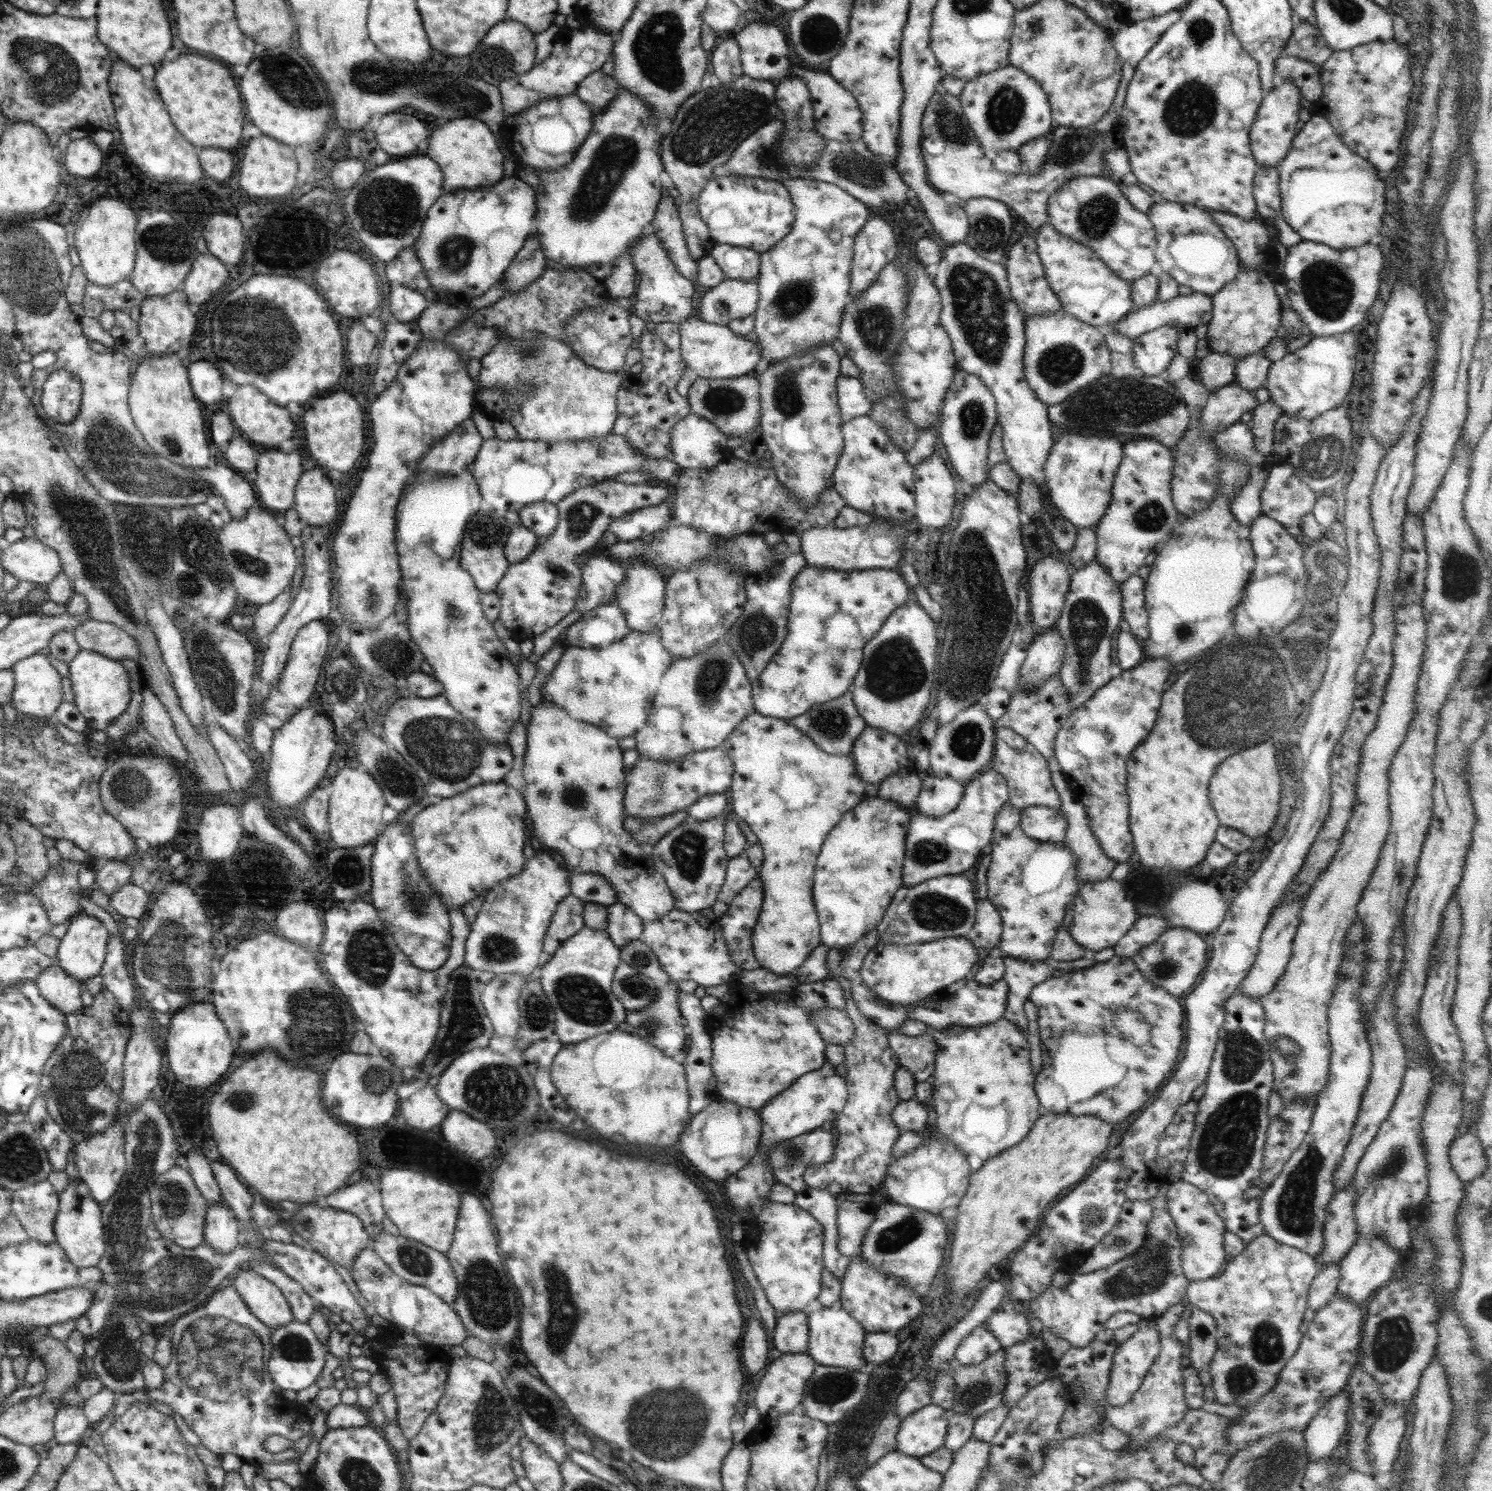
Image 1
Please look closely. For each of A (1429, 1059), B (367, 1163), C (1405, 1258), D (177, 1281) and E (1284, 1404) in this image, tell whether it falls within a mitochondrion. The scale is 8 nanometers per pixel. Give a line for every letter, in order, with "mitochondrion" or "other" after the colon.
A: other
B: other
C: other
D: mitochondrion
E: mitochondrion

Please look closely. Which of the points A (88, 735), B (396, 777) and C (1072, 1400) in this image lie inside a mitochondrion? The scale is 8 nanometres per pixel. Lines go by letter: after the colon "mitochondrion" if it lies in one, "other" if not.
A: other
B: mitochondrion
C: other

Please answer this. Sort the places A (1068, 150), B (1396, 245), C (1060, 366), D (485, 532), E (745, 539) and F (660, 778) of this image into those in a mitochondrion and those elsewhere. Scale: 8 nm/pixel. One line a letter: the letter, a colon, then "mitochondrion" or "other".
A: mitochondrion
B: other
C: mitochondrion
D: mitochondrion
E: other
F: mitochondrion

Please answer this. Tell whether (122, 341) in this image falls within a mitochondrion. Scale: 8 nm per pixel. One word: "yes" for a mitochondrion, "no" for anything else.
no

